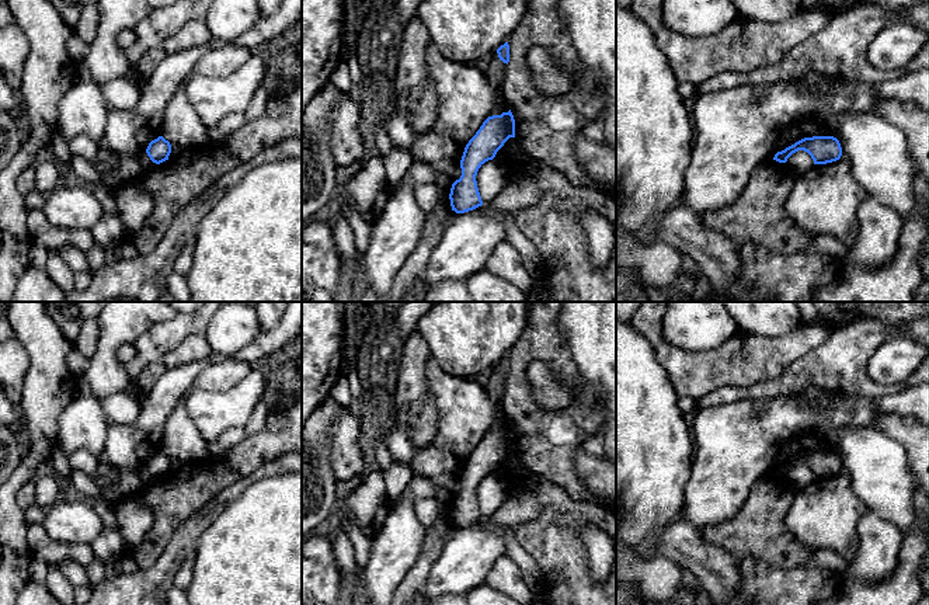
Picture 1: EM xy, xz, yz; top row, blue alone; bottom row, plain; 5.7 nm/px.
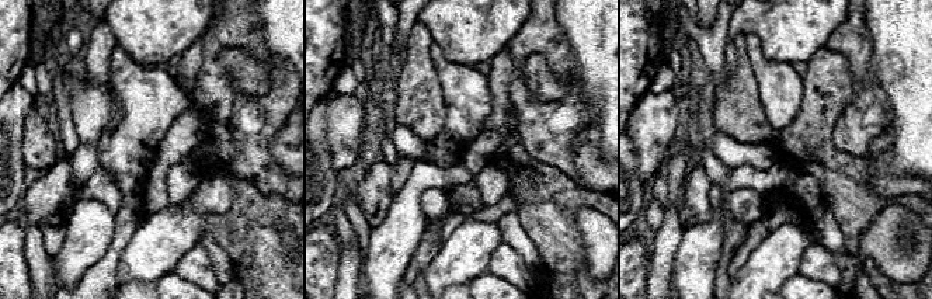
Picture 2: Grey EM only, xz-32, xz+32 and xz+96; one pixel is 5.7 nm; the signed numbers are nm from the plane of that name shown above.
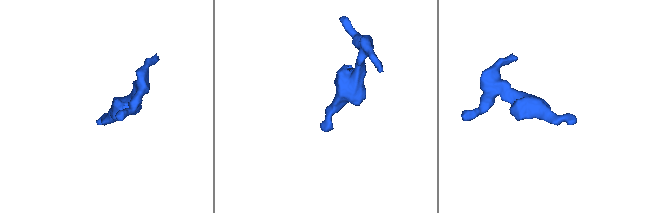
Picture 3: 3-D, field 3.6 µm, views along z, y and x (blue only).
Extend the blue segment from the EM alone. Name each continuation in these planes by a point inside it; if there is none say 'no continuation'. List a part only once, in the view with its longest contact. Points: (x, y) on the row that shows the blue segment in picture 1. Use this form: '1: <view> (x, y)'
no continuation

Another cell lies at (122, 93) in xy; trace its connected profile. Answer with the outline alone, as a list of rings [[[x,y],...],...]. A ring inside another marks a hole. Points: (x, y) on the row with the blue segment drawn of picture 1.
[[[119,77],[100,86],[109,109],[131,109],[140,98],[140,83]]]

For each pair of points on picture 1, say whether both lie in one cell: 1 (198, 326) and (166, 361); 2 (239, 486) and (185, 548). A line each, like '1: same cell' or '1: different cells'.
1: different cells
2: same cell

